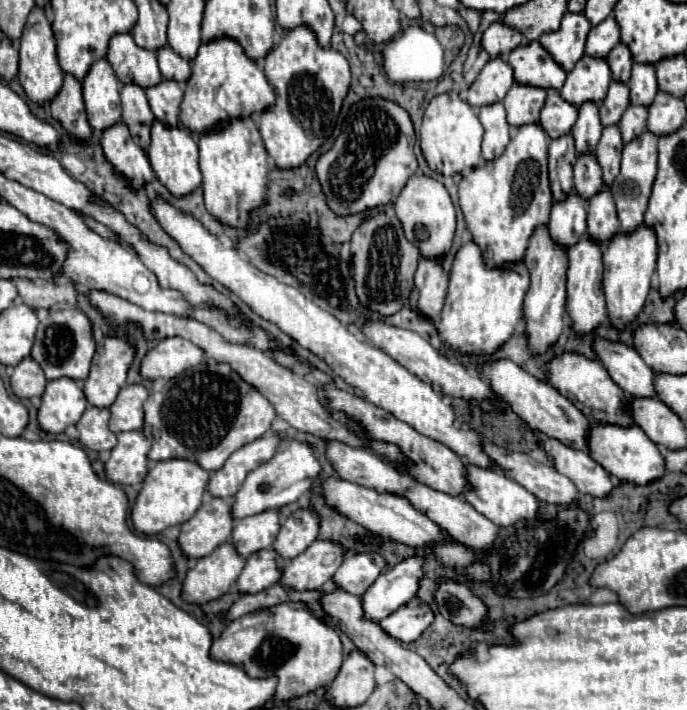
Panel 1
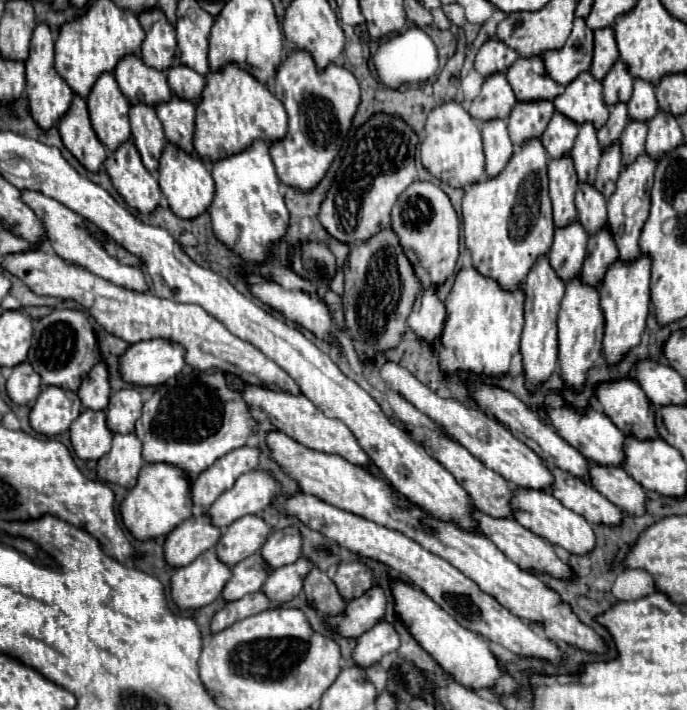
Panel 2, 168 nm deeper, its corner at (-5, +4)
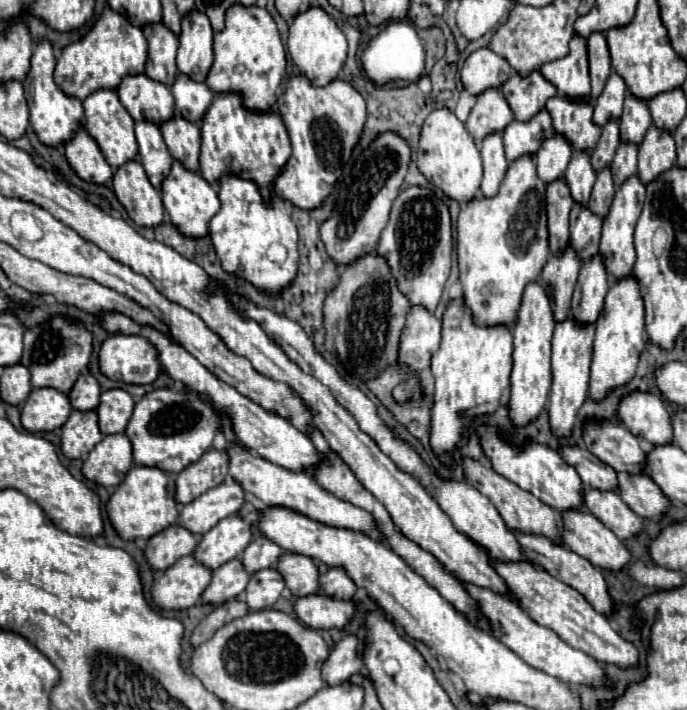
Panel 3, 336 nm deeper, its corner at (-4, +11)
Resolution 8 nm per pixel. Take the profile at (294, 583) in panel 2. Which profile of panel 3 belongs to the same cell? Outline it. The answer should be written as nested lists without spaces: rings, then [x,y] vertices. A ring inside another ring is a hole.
[[[262,569],[254,573],[246,587],[246,603],[250,605],[250,611],[270,609],[280,599],[284,585],[284,577],[276,569]]]

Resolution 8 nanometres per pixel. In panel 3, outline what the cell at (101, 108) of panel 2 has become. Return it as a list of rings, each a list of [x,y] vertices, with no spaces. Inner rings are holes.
[[[98,89],[84,99],[84,125],[86,125],[86,131],[92,135],[92,139],[100,145],[106,161],[112,167],[118,167],[128,159],[136,157],[138,145],[134,137],[134,119],[124,109],[114,89]]]

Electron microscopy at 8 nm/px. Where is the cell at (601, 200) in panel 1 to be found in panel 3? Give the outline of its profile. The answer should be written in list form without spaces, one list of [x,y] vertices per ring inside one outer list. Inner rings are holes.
[[[598,253],[584,261],[578,283],[572,297],[572,313],[578,321],[596,321],[602,311],[602,301],[608,285],[608,271],[604,265],[604,257]]]

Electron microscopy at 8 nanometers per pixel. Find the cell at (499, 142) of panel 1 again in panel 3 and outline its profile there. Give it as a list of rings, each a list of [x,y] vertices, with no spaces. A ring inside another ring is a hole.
[[[490,133],[482,139],[482,163],[484,163],[484,179],[482,179],[482,195],[492,197],[498,193],[498,185],[502,181],[502,173],[508,169],[508,161],[504,157],[504,141],[502,133]]]

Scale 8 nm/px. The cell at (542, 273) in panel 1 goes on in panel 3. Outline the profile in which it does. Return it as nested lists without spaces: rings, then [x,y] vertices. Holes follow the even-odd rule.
[[[532,281],[524,289],[522,305],[518,309],[516,323],[512,327],[514,335],[514,365],[512,365],[512,377],[510,377],[510,417],[516,425],[526,425],[532,419],[538,417],[538,413],[548,403],[550,383],[552,383],[552,367],[550,367],[550,351],[552,351],[552,331],[554,331],[556,319],[552,313],[550,297],[546,289]]]

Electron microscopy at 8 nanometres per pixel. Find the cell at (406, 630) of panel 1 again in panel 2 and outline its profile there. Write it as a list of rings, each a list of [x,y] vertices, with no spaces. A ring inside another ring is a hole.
[[[387,622],[375,624],[375,628],[369,628],[357,638],[357,644],[351,652],[353,664],[359,664],[359,668],[369,668],[389,652],[395,652],[399,648],[399,634],[395,628]]]

